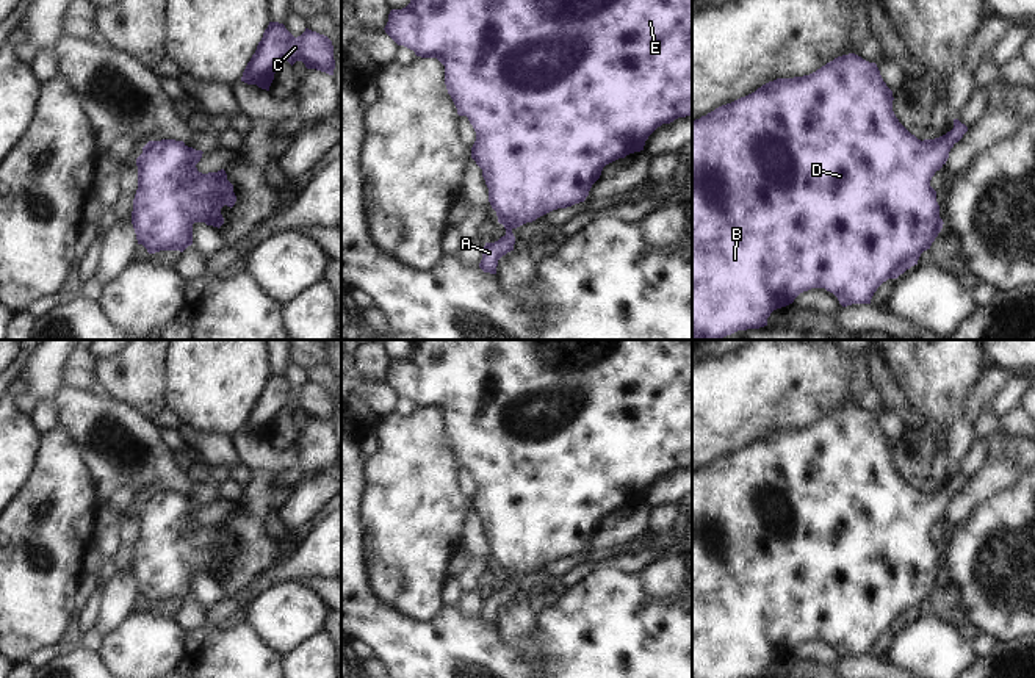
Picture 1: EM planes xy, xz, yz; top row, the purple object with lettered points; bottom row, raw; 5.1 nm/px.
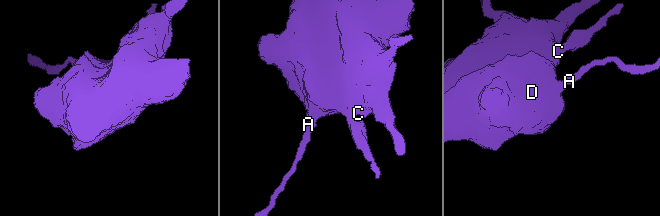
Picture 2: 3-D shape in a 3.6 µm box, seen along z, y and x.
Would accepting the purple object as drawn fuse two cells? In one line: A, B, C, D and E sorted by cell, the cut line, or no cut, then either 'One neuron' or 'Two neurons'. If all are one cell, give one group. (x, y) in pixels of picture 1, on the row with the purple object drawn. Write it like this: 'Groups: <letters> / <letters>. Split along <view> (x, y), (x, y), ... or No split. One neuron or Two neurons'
Groups: A B C D E. No split. One neuron.

